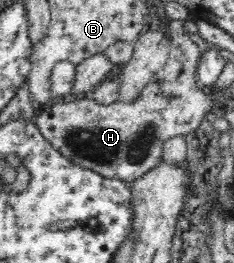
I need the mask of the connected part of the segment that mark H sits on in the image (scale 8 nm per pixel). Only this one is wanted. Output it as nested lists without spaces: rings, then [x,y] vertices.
[[[169,20],[167,22],[168,27],[170,28],[170,36],[168,36],[167,40],[169,40],[169,60],[167,60],[166,65],[163,67],[163,70],[159,70],[155,76],[153,76],[153,80],[149,82],[147,86],[140,92],[140,96],[133,101],[125,102],[125,101],[116,101],[109,105],[103,105],[101,103],[97,103],[94,99],[88,96],[81,96],[76,101],[67,102],[67,104],[57,104],[53,106],[53,108],[49,108],[49,110],[44,110],[42,113],[36,118],[34,121],[38,123],[39,130],[42,131],[42,135],[63,155],[69,162],[73,164],[82,166],[83,168],[94,170],[99,174],[107,178],[119,179],[122,181],[126,181],[128,183],[132,183],[135,179],[141,178],[146,172],[149,172],[154,167],[157,167],[159,162],[162,160],[163,153],[161,152],[161,148],[163,148],[163,144],[165,144],[165,140],[171,138],[172,136],[184,136],[193,132],[197,126],[199,126],[199,122],[210,112],[212,111],[212,107],[215,104],[215,99],[213,98],[213,92],[211,95],[205,94],[202,86],[197,81],[197,70],[198,70],[198,61],[201,58],[199,54],[199,48],[197,44],[191,40],[191,36],[189,36],[189,32],[185,30],[185,26],[183,26],[183,20]]]

